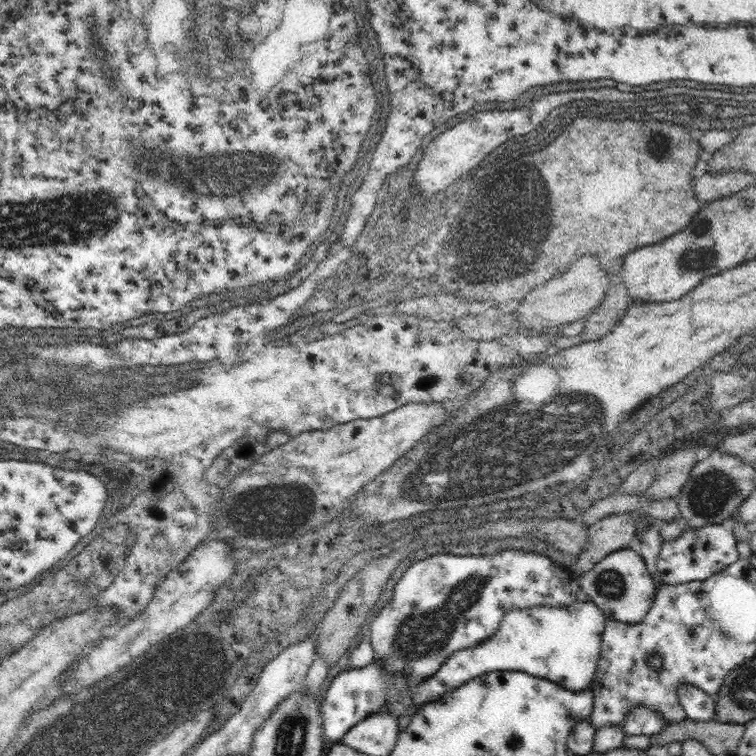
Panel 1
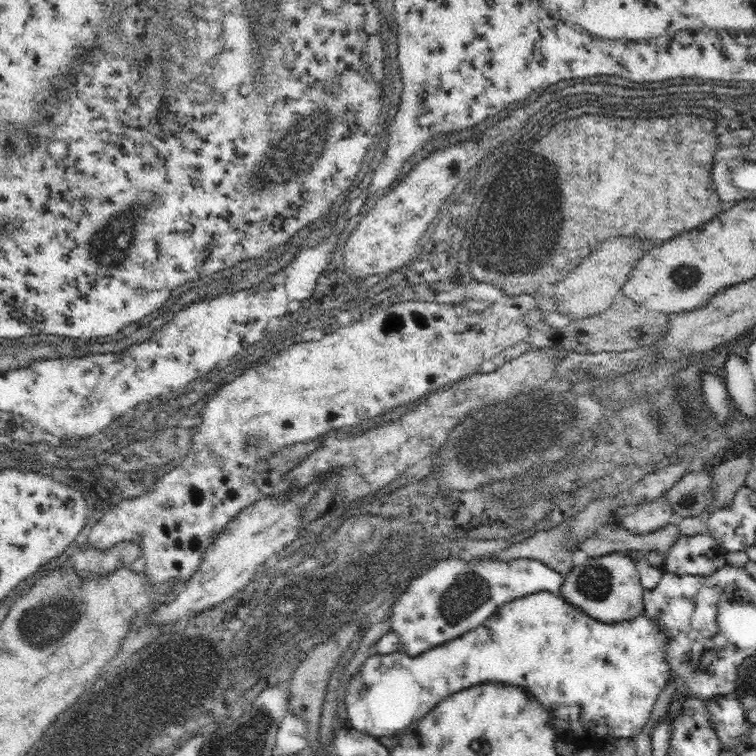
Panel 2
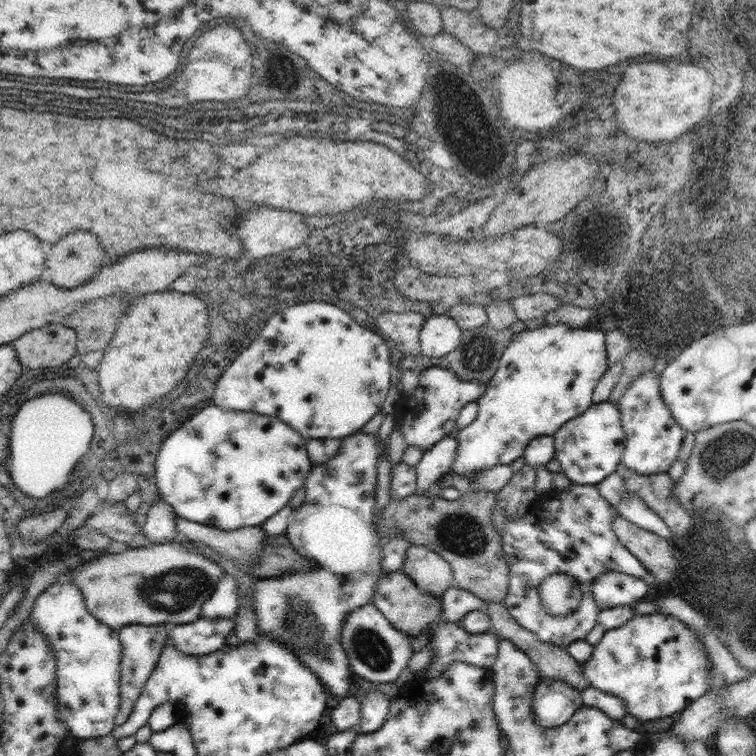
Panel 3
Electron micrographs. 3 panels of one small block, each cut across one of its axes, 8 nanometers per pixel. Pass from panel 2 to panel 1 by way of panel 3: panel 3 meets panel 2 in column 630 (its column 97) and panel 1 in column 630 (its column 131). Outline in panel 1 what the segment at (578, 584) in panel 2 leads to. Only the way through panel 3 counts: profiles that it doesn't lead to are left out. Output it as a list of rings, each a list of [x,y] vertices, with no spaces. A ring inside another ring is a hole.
[[[626,548],[608,554],[602,562],[598,562],[590,572],[580,578],[580,586],[608,618],[624,624],[638,624],[646,618],[654,604],[658,592],[658,578],[648,572],[642,554]]]

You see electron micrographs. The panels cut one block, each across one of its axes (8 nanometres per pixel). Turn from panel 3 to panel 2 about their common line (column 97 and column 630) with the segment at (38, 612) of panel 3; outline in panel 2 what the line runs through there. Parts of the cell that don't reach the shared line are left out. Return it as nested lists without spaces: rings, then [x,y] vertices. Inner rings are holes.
[[[540,592],[516,598],[498,608],[482,626],[416,658],[408,658],[408,654],[402,652],[368,656],[346,686],[346,726],[374,738],[406,736],[408,726],[418,724],[432,708],[436,708],[436,704],[448,698],[450,692],[456,694],[474,684],[500,680],[524,686],[526,692],[534,694],[536,700],[548,708],[560,730],[560,738],[574,744],[578,750],[596,748],[596,742],[602,742],[604,738],[634,740],[650,722],[652,708],[670,682],[670,670],[664,662],[664,646],[668,646],[664,632],[646,614],[628,622],[604,624],[566,602],[562,592]]]

